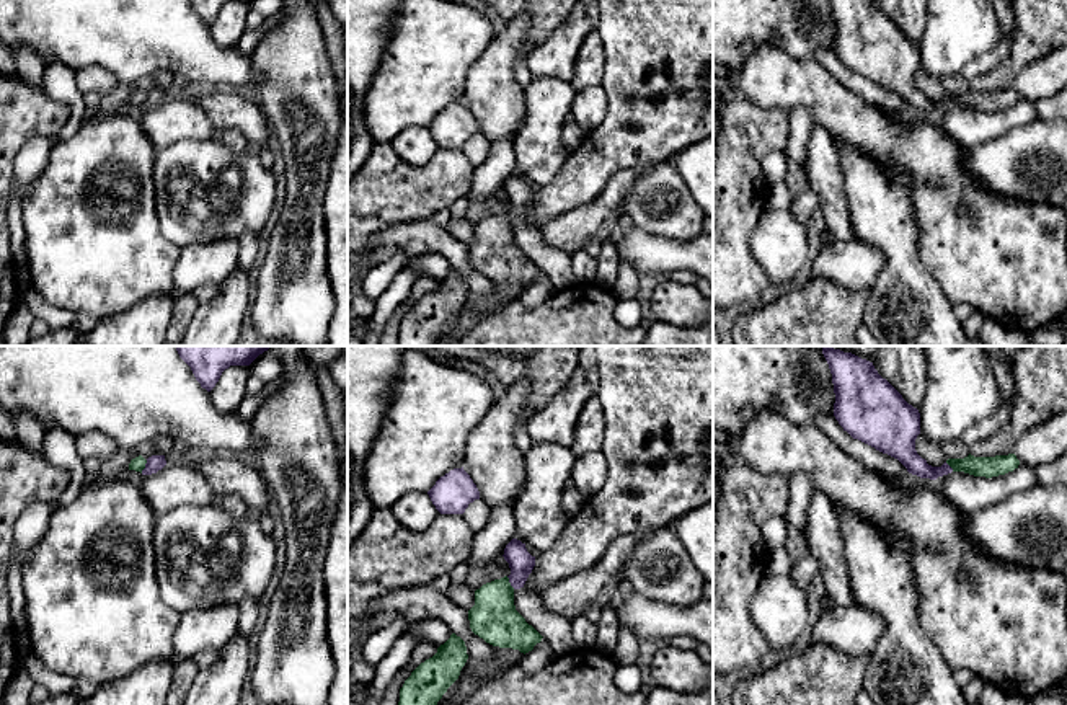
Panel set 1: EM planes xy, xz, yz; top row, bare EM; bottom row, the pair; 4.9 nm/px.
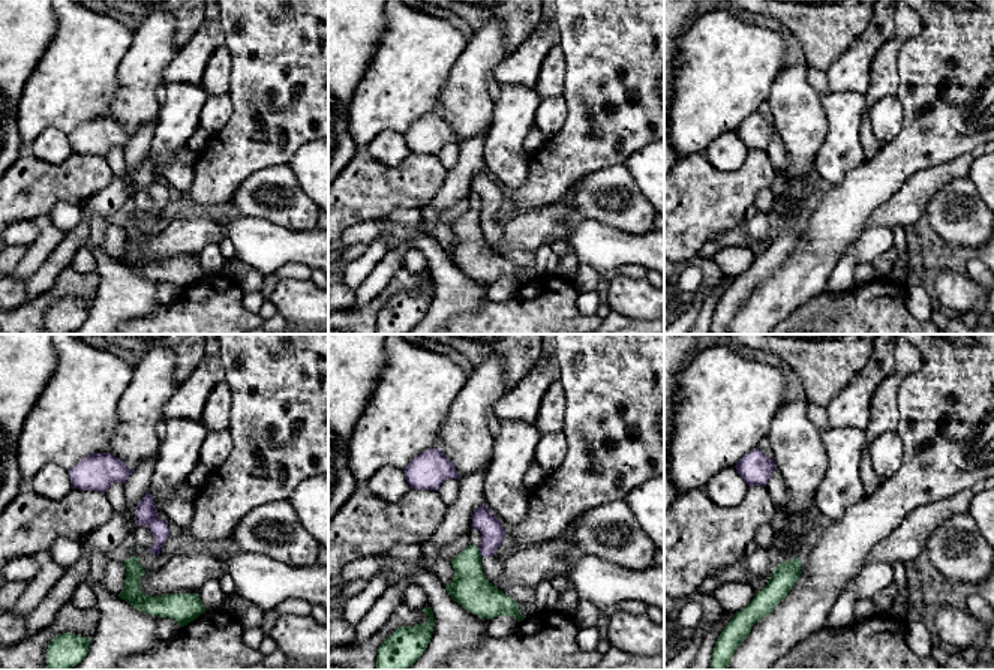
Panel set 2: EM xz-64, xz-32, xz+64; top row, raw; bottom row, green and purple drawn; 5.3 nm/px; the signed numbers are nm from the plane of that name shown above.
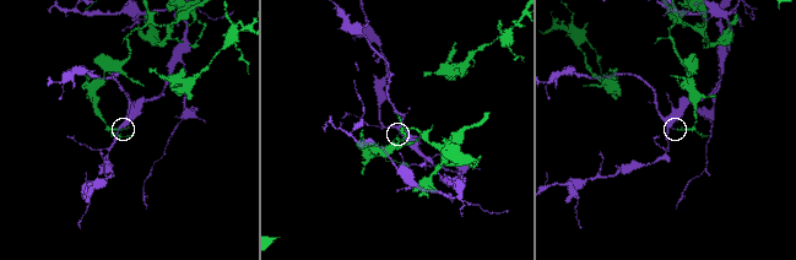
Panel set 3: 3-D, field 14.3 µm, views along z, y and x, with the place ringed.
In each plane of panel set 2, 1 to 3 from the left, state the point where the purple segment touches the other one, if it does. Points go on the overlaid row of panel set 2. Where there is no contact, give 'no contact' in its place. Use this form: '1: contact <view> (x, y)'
1: no contact
2: contact xz-32 (479, 552)
3: no contact

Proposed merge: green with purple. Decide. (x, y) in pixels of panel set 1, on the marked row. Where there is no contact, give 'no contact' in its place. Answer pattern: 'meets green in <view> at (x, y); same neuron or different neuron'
meets green in xy at (144, 467); different neuron

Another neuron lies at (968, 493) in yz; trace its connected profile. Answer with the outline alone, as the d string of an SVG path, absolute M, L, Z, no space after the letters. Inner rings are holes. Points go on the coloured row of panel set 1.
M1020 463L1013 472L985 478L951 472L933 481L935 488L963 514L974 514L1039 485L1034 468Z

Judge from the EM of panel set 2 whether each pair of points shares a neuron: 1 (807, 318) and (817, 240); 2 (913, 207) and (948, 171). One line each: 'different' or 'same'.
1: different
2: same

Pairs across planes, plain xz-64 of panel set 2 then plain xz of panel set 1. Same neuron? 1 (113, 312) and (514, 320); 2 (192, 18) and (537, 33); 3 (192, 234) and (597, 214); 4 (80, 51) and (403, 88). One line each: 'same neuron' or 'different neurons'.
1: different neurons
2: same neuron
3: same neuron
4: same neuron

